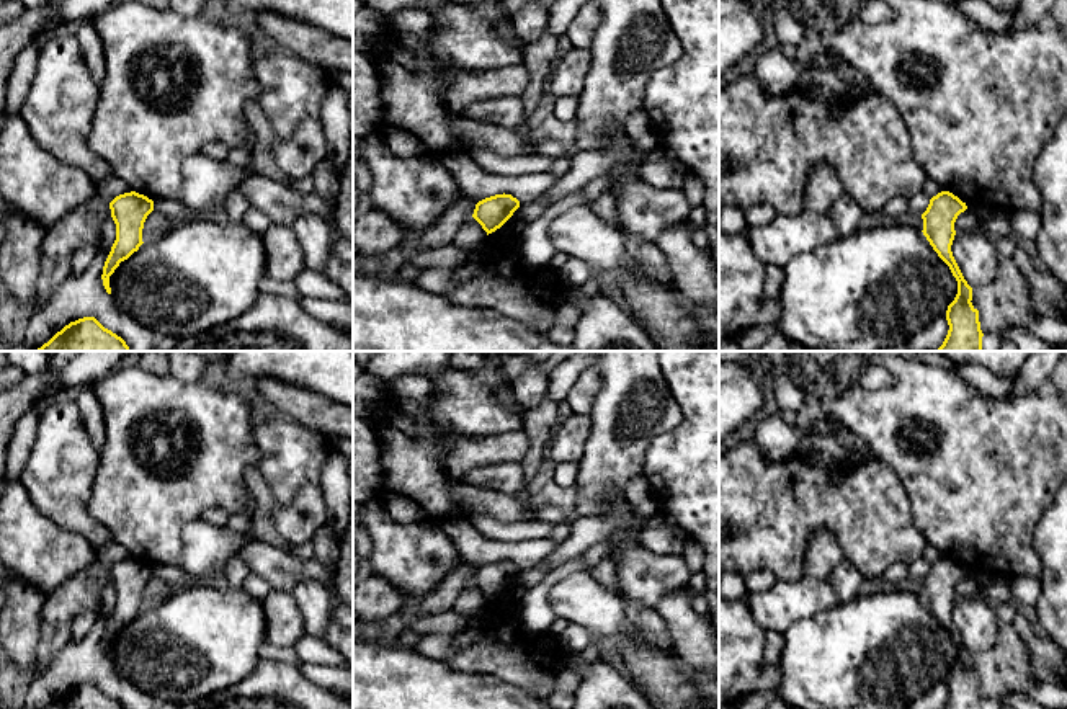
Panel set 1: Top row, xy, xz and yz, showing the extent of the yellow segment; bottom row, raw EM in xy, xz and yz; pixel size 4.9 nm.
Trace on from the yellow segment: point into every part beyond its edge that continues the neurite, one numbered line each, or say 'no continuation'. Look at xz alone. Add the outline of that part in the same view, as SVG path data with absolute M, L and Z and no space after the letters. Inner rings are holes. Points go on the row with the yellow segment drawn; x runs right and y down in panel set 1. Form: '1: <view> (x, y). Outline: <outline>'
no continuation

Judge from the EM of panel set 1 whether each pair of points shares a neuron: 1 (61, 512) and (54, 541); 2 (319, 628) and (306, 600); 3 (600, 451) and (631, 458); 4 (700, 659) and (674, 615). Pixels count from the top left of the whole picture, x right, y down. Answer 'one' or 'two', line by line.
1: two
2: one
3: one
4: one

